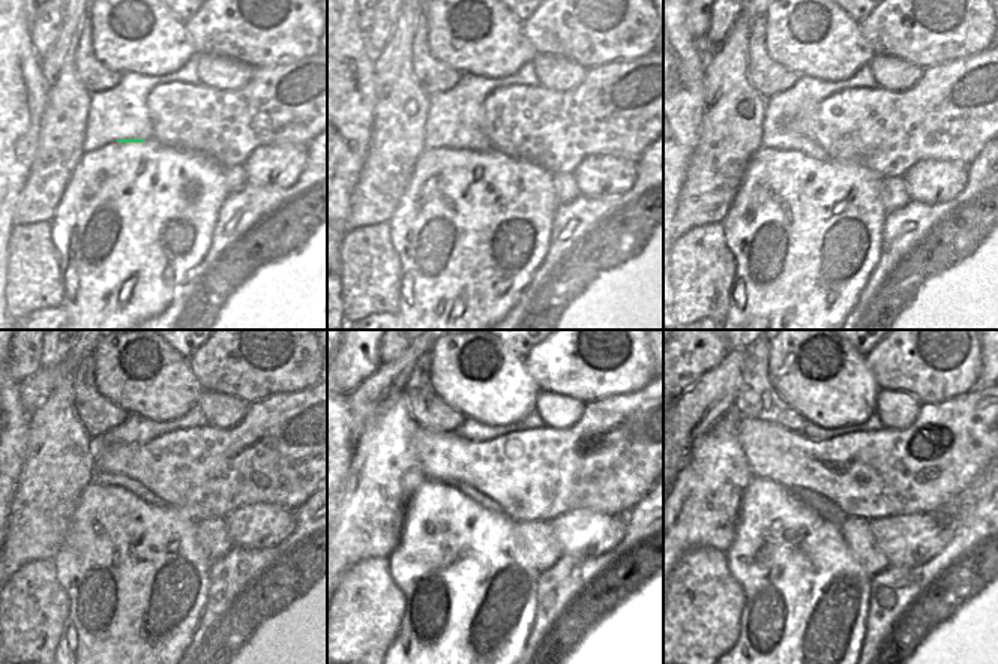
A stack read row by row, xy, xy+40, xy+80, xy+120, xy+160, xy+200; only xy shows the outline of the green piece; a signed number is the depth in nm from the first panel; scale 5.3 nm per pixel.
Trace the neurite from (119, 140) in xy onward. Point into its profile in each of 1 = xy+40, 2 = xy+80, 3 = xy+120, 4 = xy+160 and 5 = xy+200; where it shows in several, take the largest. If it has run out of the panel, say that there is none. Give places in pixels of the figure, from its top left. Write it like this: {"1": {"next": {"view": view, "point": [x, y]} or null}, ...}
{"1": {"next": {"view": "xy+40", "point": [468, 144]}}, "2": {"next": {"view": "xy+80", "point": [808, 147]}}, "3": {"next": {"view": "xy+120", "point": [132, 486]}}, "4": {"next": {"view": "xy+160", "point": [482, 499]}}, "5": {"next": {"view": "xy+200", "point": [820, 504]}}}

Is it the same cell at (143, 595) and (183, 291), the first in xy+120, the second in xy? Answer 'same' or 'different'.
different

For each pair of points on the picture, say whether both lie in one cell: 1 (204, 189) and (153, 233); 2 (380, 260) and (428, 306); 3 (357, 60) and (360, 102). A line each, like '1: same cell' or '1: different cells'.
1: same cell
2: different cells
3: same cell

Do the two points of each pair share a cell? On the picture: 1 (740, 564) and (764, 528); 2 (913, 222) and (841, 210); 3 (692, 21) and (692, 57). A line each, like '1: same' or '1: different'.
1: same
2: different
3: different

